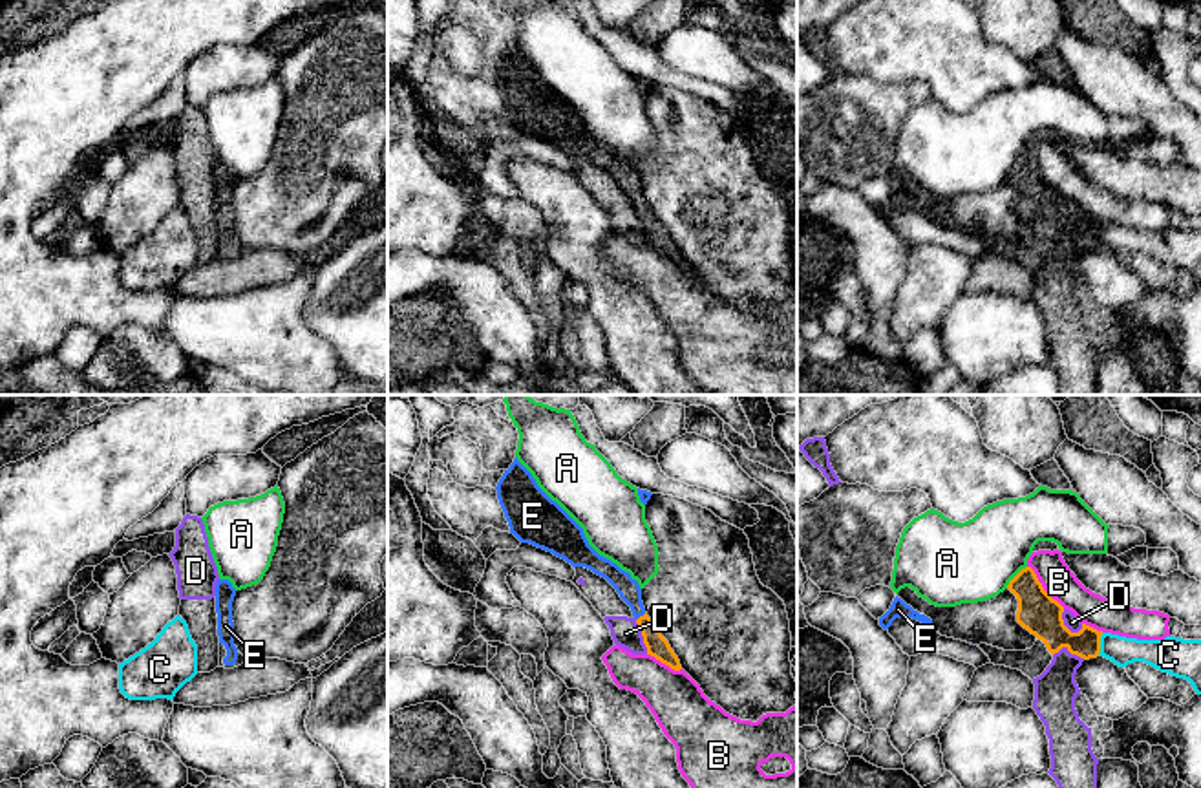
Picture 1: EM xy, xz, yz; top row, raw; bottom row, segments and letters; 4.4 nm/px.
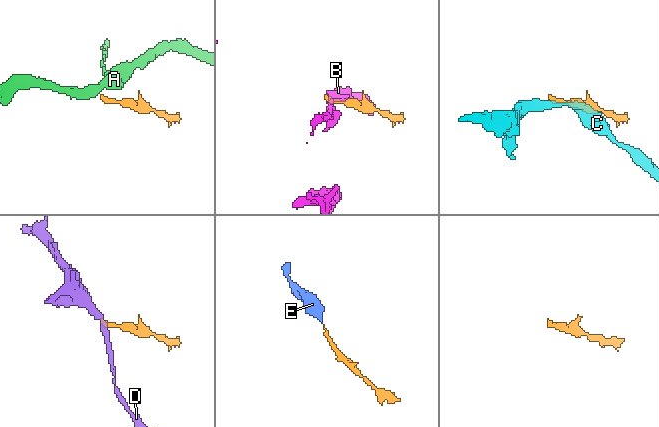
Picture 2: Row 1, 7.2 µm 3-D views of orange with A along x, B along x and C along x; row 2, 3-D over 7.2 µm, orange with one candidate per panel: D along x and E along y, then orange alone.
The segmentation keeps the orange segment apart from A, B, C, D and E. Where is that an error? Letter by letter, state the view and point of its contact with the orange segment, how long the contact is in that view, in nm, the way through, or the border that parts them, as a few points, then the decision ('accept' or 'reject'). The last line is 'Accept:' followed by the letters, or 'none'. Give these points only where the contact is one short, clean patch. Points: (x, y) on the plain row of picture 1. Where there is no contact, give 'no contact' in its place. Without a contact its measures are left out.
A: meets orange in yz at (1015, 167); contact 140 nm long; border along yz (1026, 156), (1006, 178); reject
B: meets orange in yz at (1042, 178); contact 260 nm long; reject
C: meets orange in yz at (1099, 234); contact 110 nm long; reject
D: meets orange in yz at (1062, 214); contact 130 nm long; border along yz (1062, 200), (1062, 212), (1077, 223); reject
E: meets orange in xz at (640, 207); contact 60 nm long; runs through xz (657, 236), (640, 207), (629, 181); accept
Accept: E

